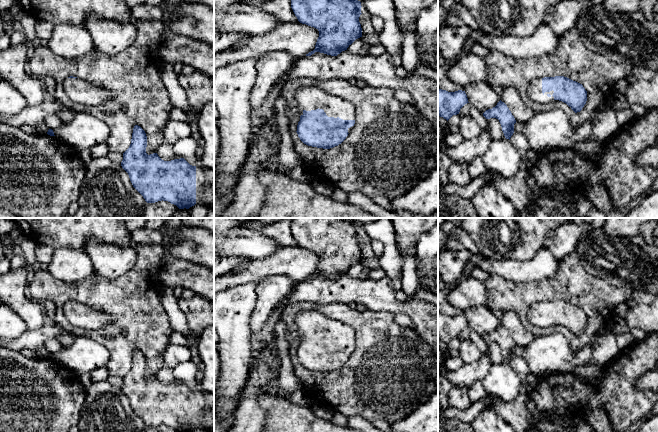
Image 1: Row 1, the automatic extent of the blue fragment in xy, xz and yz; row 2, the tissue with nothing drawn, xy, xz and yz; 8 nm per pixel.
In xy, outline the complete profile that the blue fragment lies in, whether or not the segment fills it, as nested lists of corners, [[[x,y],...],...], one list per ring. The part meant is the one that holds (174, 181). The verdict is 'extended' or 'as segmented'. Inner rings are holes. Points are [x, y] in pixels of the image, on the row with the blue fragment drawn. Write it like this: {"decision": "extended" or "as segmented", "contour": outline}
{"decision": "extended", "contour": [[[138,125],[133,128],[131,144],[123,153],[122,168],[128,173],[133,187],[147,203],[168,201],[179,209],[189,209],[195,204],[214,205],[214,169],[190,165],[184,158],[162,160],[157,153],[146,153],[147,136]]]}

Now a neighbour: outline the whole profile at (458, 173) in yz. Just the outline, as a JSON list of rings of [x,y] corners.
[[[452,162],[448,169],[449,181],[460,186],[469,184],[471,177],[468,171],[468,165],[466,163]]]

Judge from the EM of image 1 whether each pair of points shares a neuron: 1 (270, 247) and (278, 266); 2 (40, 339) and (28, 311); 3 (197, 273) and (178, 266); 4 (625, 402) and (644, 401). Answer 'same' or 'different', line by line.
1: different
2: different
3: same
4: same

